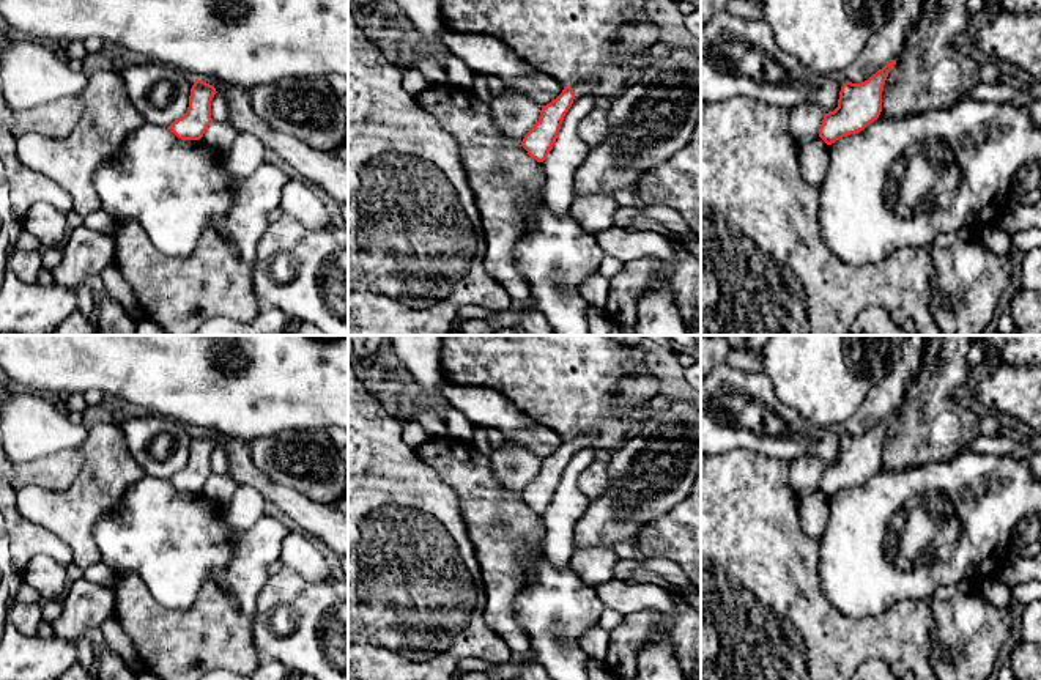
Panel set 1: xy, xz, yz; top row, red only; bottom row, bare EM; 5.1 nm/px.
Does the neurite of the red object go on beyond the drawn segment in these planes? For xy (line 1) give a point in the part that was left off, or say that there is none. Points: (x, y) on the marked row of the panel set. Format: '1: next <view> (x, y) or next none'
1: next none

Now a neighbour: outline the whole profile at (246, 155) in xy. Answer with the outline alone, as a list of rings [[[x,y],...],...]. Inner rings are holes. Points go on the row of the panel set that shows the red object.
[[[238,134],[222,164],[233,183],[249,178],[265,162],[265,145],[250,134]]]

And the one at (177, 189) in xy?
[[[145,121],[131,131],[118,150],[94,170],[94,190],[104,212],[115,222],[139,222],[157,250],[167,257],[189,257],[202,235],[211,228],[233,242],[241,261],[252,264],[258,241],[269,225],[268,214],[279,206],[282,189],[291,175],[287,167],[263,162],[249,178],[233,183],[224,168],[222,154],[213,151],[203,139],[181,140],[169,128]]]

